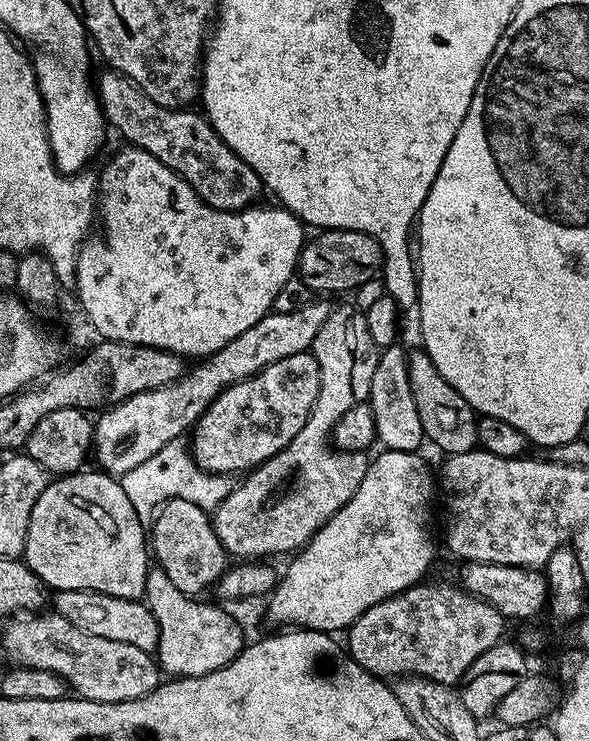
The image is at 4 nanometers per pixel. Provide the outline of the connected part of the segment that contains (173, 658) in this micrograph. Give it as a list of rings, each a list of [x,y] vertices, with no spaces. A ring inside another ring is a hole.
[[[158,566],[149,567],[142,600],[157,620],[160,633],[158,634],[158,644],[154,656],[160,665],[161,673],[167,674],[169,677],[189,676],[190,678],[198,678],[206,674],[214,674],[214,670],[222,670],[246,646],[244,632],[240,629],[239,622],[226,609],[219,608],[219,606],[224,606],[219,603],[216,603],[217,605],[207,604],[204,598],[187,596],[185,592],[178,590],[178,586],[174,586],[174,582],[170,582],[166,570],[162,570]]]

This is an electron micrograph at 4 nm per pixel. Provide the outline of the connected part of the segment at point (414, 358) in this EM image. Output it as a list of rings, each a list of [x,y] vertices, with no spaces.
[[[414,350],[408,352],[408,377],[410,378],[410,394],[414,394],[414,406],[418,406],[418,418],[422,418],[422,430],[427,443],[441,448],[444,454],[466,454],[477,447],[476,421],[478,413],[438,374],[438,366],[430,360],[427,352]]]

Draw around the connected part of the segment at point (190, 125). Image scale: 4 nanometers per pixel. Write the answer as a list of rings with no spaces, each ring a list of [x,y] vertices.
[[[104,70],[104,73],[101,74],[98,95],[105,121],[111,127],[113,124],[128,139],[125,141],[129,145],[154,154],[154,158],[158,158],[158,162],[162,162],[167,168],[174,170],[174,174],[181,176],[200,195],[200,199],[210,207],[219,208],[221,212],[236,212],[251,208],[259,201],[256,199],[259,198],[260,192],[262,193],[260,175],[238,153],[230,150],[230,146],[226,146],[226,142],[212,129],[212,124],[207,116],[188,108],[158,106],[158,102],[150,99],[130,78],[126,78],[121,72],[111,70]]]

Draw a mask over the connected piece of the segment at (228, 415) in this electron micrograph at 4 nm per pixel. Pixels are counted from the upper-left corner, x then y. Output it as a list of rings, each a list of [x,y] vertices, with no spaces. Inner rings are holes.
[[[311,351],[290,354],[290,358],[282,358],[282,362],[274,362],[258,374],[237,384],[231,384],[226,390],[217,394],[214,402],[210,402],[210,406],[191,429],[195,467],[209,474],[231,477],[232,472],[247,474],[252,469],[259,468],[270,458],[280,456],[284,447],[294,438],[298,421],[302,422],[310,418],[310,410],[318,398],[319,385],[318,362],[313,358]]]

